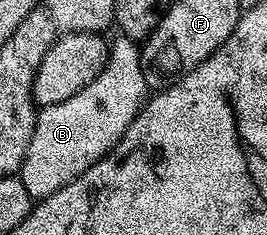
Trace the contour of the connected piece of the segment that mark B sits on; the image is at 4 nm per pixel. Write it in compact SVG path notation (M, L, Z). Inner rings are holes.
M124 34L118 37L117 41L109 44L105 68L99 78L91 82L91 86L83 86L83 90L67 98L67 102L38 111L35 130L19 173L23 186L27 186L27 194L35 202L46 200L95 166L95 162L108 156L109 151L123 138L127 126L141 111L147 99L141 50L138 41Z

